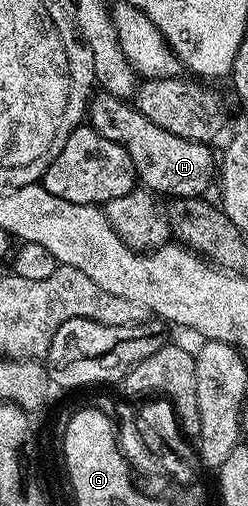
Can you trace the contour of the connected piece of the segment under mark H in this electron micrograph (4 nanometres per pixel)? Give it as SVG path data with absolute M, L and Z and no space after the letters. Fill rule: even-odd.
M101 91L93 94L88 106L88 123L104 139L112 139L128 155L134 164L137 180L157 195L167 193L167 198L202 197L209 187L210 180L216 177L216 157L210 154L211 146L201 141L189 141L148 123L144 115L135 109L129 100L114 97Z

